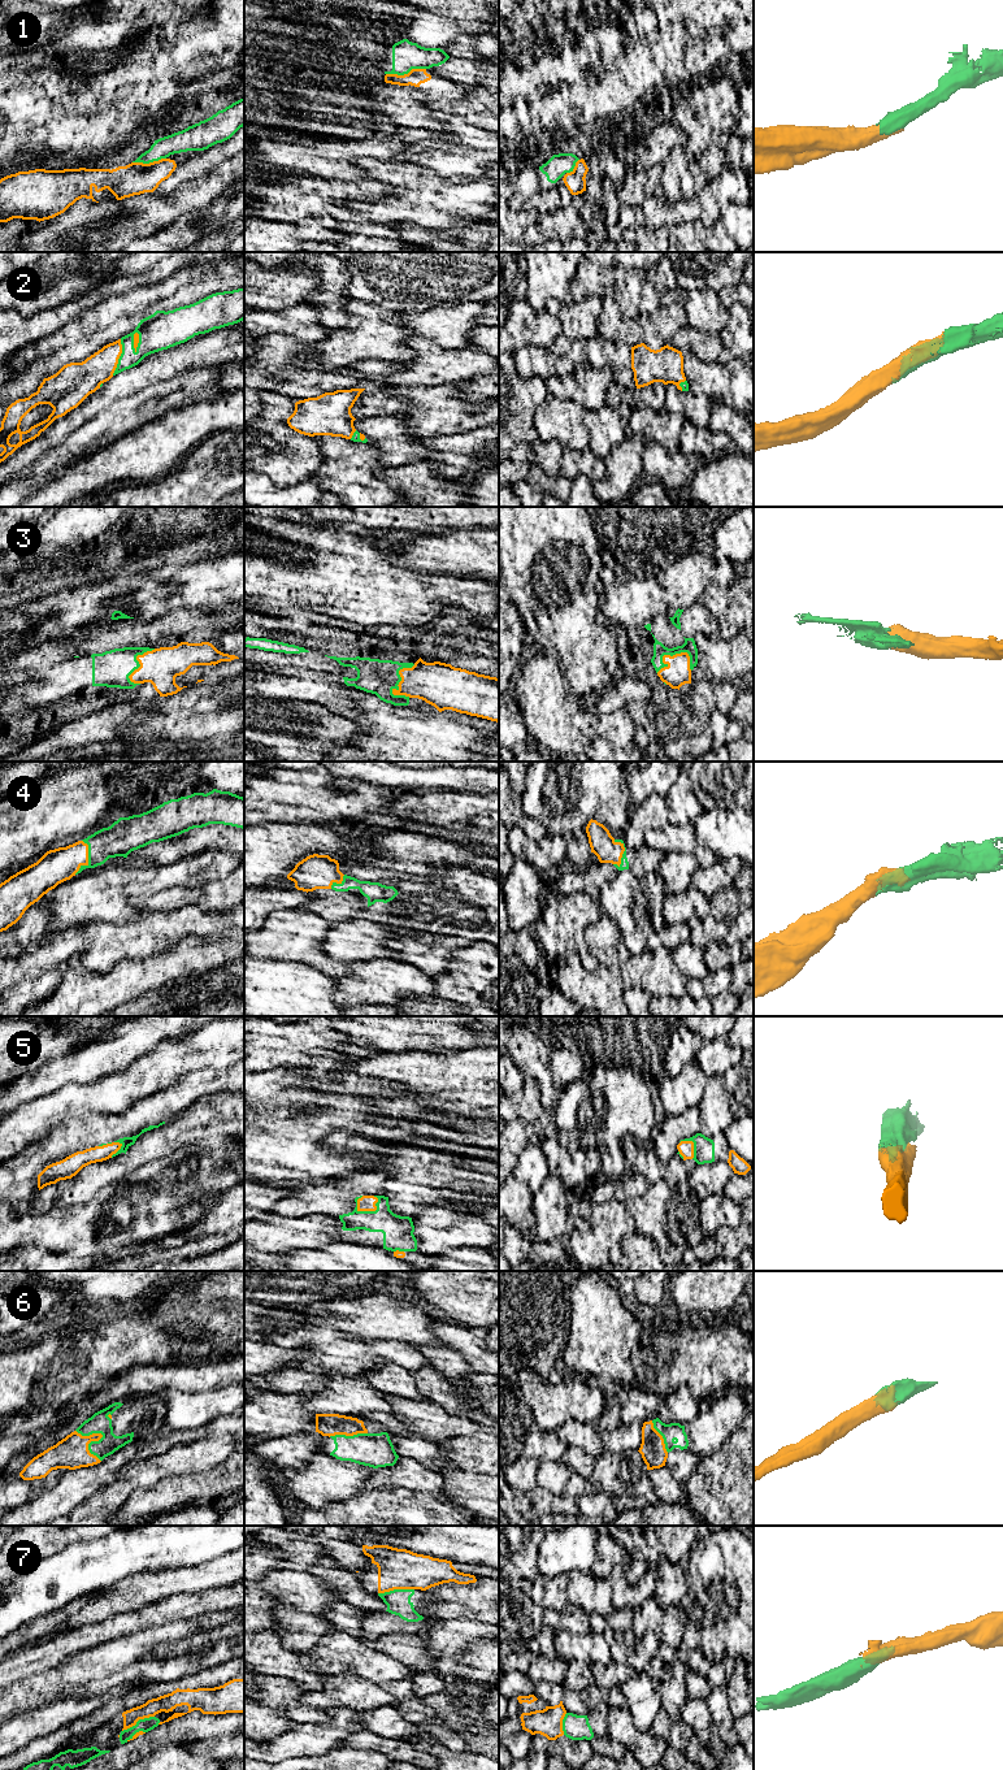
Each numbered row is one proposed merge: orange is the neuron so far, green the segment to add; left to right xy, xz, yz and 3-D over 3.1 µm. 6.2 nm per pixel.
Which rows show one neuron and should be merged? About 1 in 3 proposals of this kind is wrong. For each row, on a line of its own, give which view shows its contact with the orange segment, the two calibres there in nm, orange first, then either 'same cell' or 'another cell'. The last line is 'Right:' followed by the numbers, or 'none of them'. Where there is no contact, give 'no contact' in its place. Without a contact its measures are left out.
1: contact in xz; calibres 100 and 180 nm; another cell
2: contact in xy; calibres 200 and 180 nm; same cell
3: contact in yz; calibres 160 and 80 nm; same cell
4: contact in xy; calibres 220 and 200 nm; same cell
5: contact in xz; calibres 100 and 190 nm; same cell
6: contact in xy; calibres 200 and 130 nm; same cell
7: contact in xz; calibres 260 and 150 nm; another cell
Right: 2, 3, 4, 5, 6

